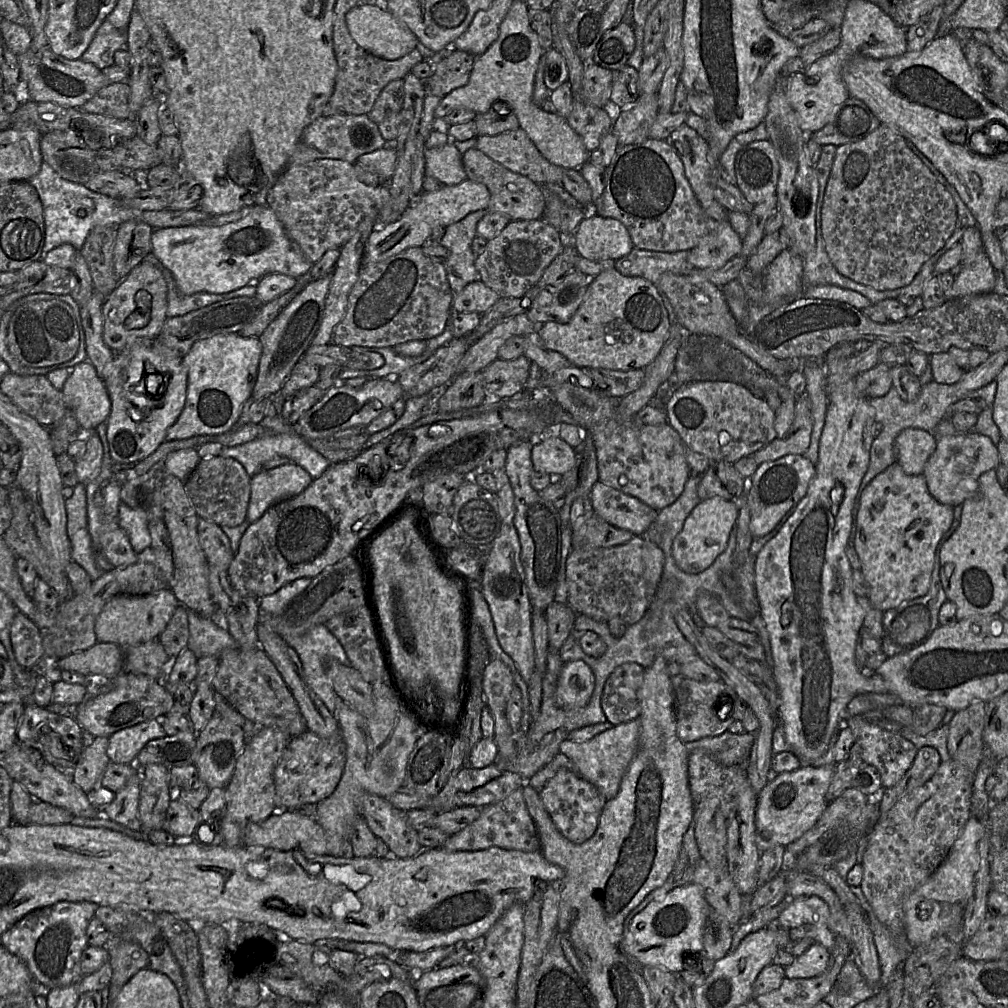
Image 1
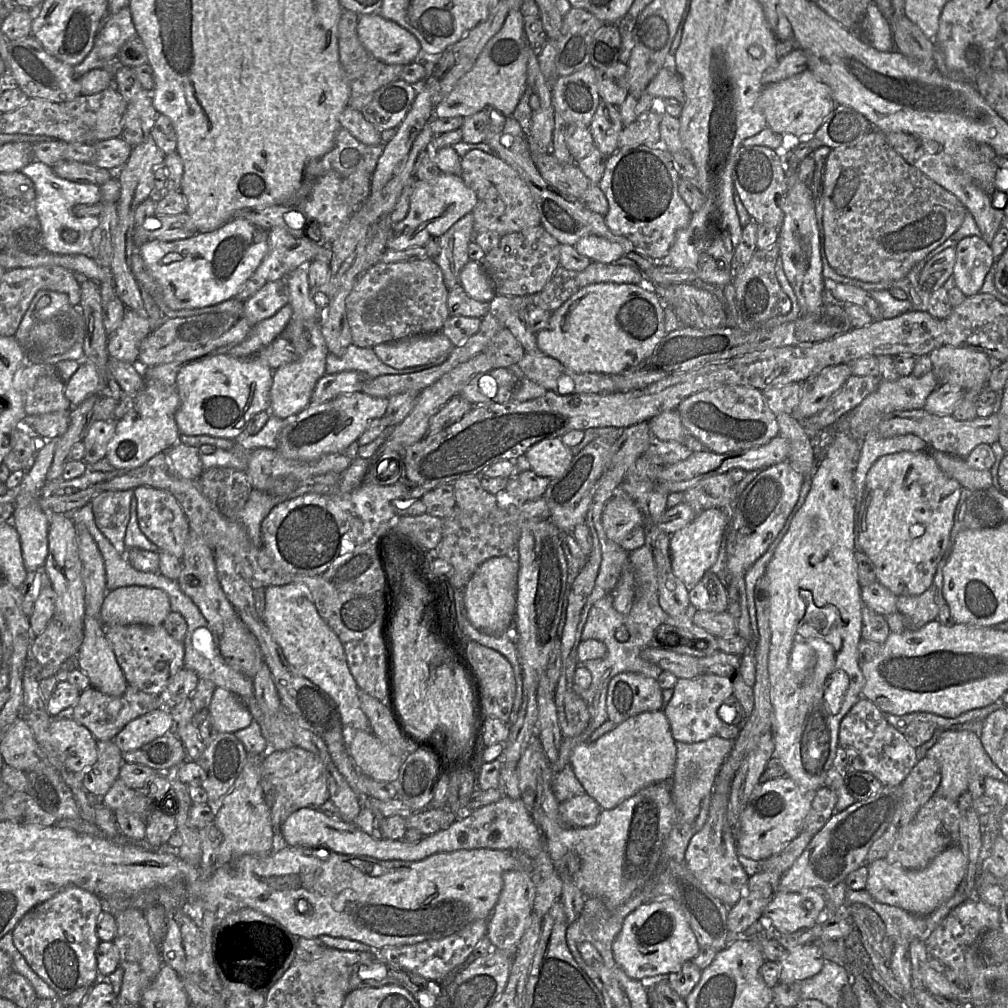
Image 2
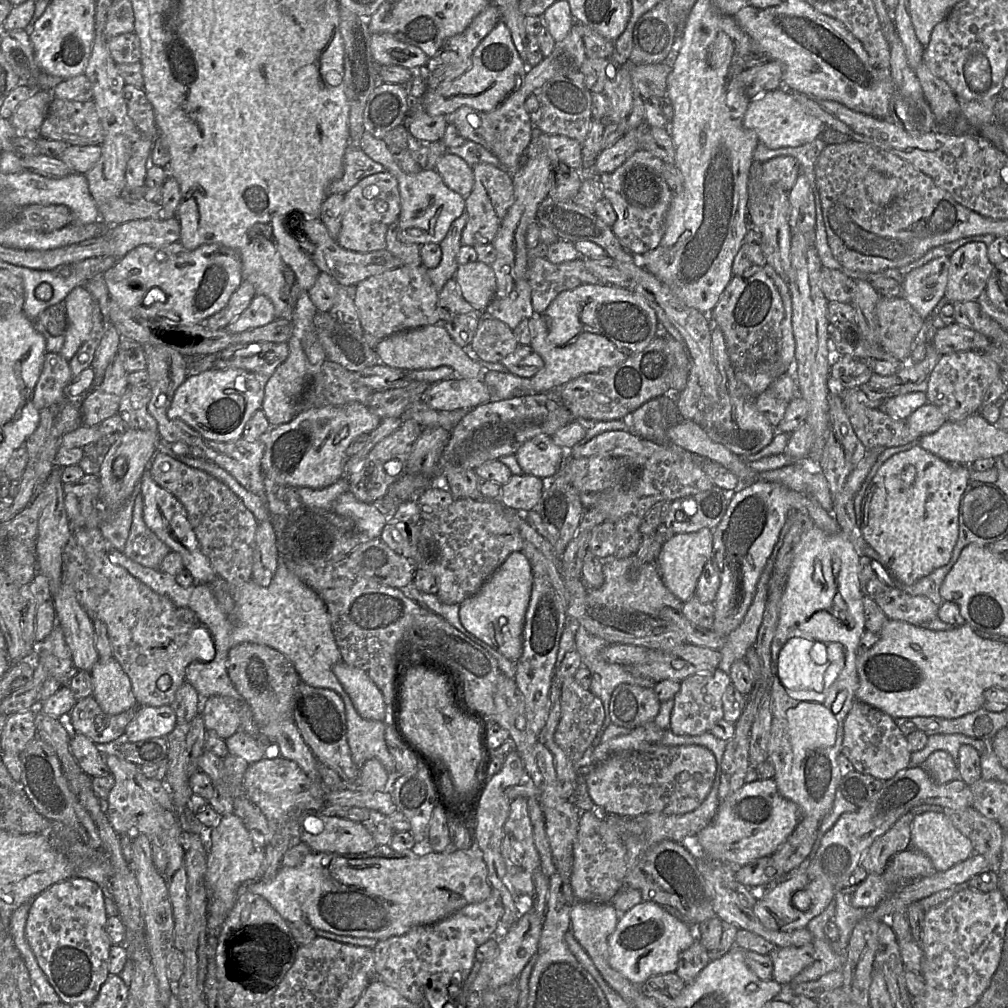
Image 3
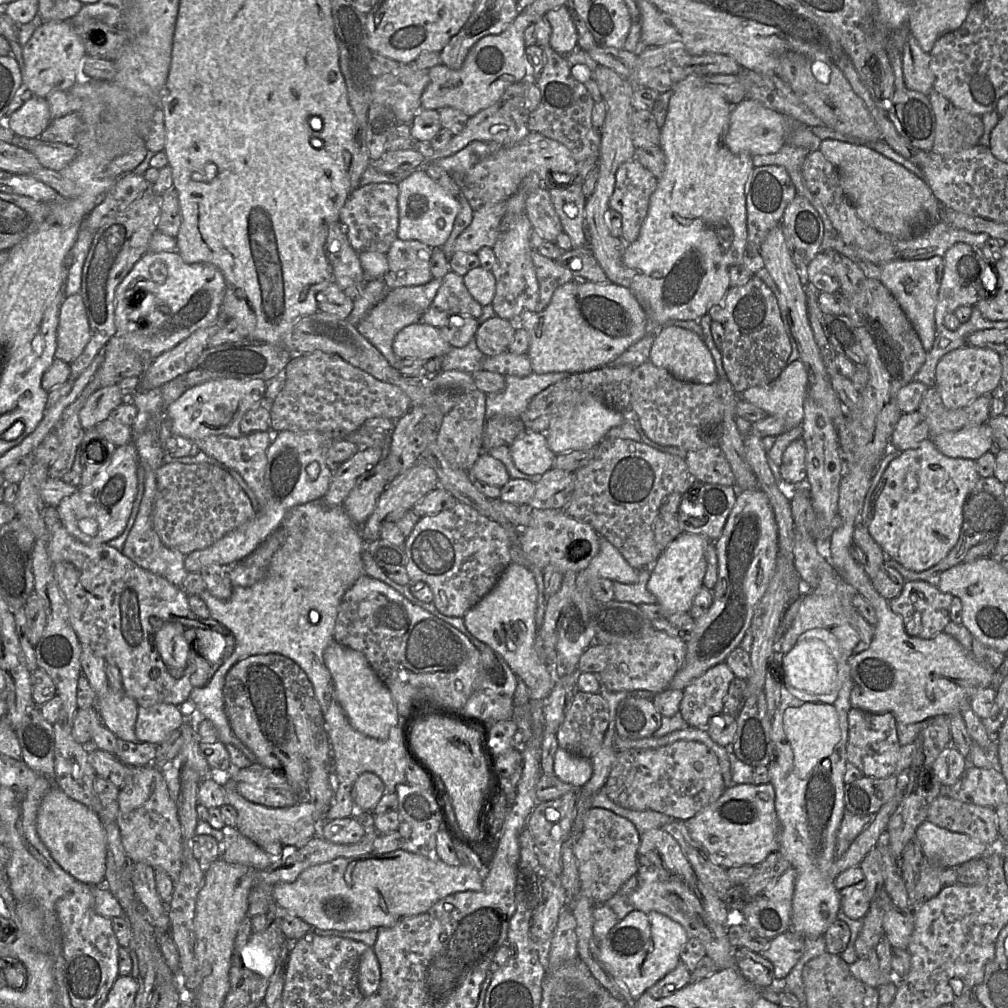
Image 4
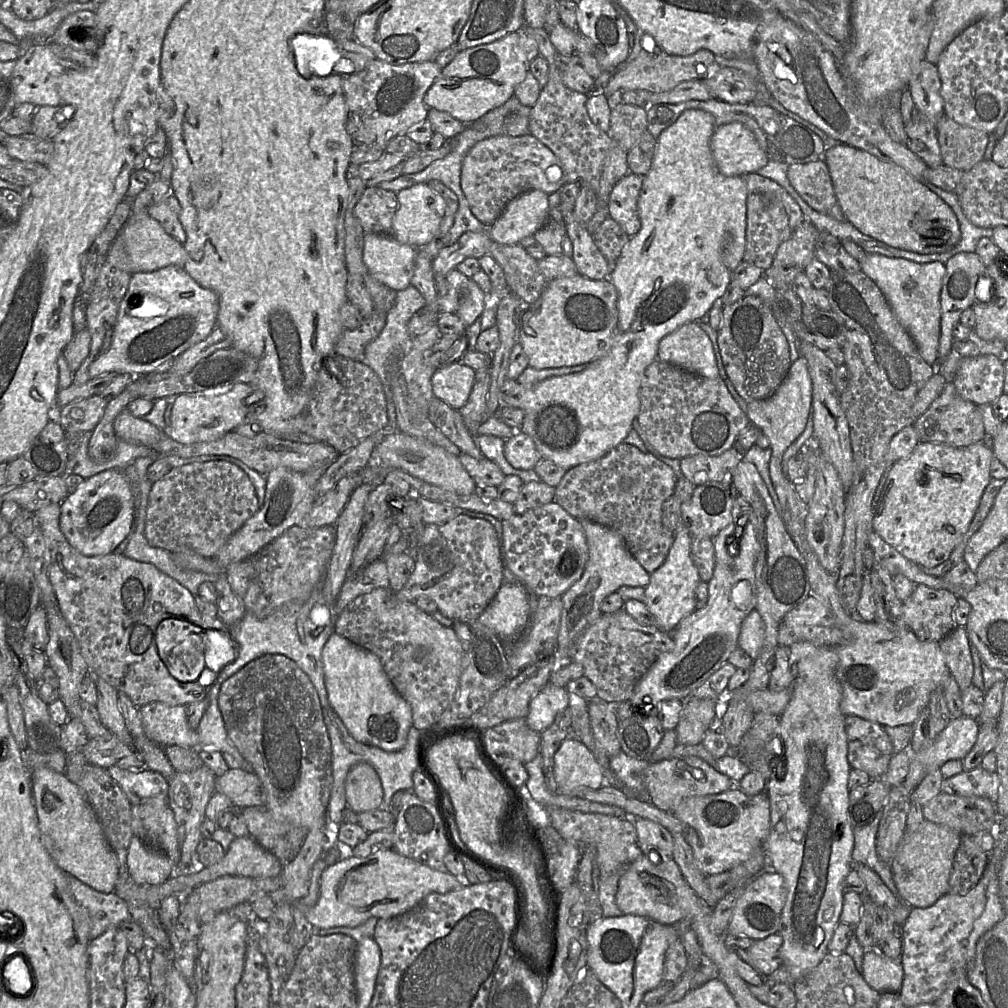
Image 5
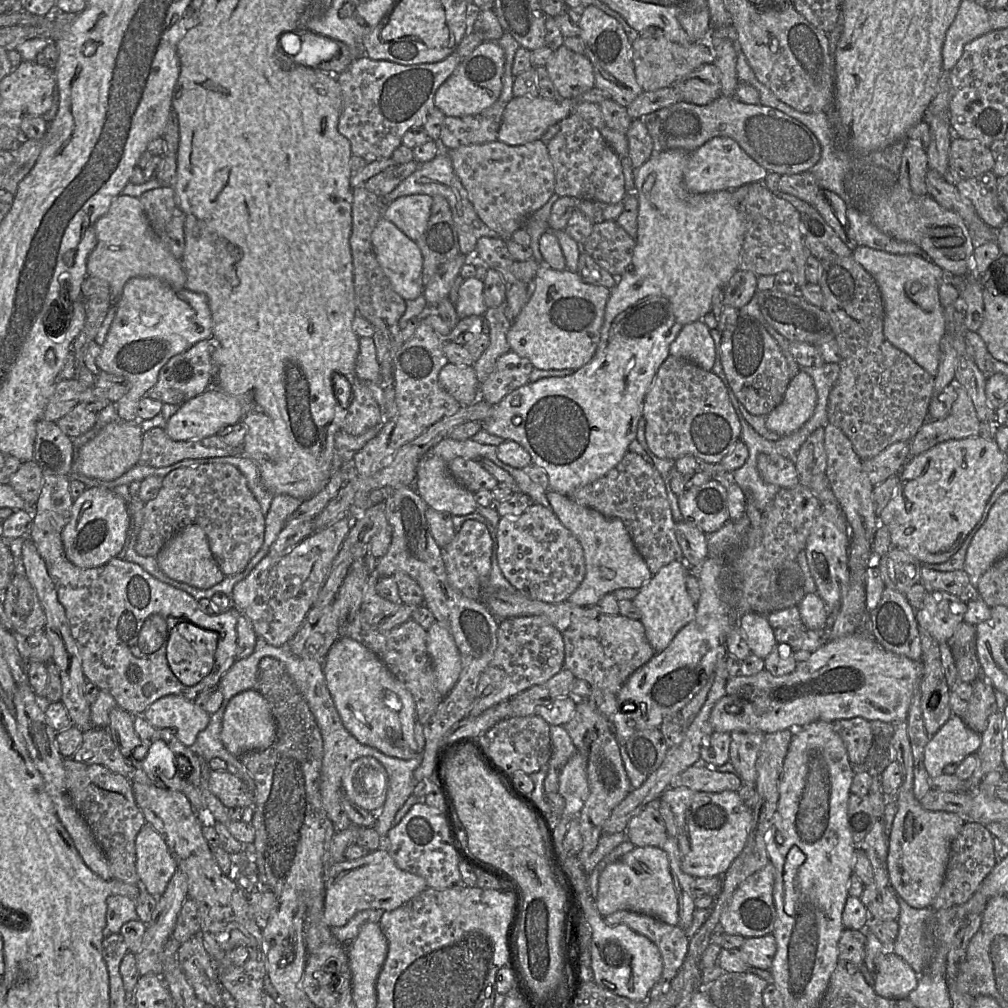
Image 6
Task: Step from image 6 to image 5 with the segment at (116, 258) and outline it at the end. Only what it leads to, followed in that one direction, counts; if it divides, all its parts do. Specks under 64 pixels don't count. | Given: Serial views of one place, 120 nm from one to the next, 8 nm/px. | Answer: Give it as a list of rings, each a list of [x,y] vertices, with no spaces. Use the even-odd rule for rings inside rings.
[[[131,212],[118,235],[123,240],[131,274],[151,272],[169,265],[183,267],[187,259],[183,244],[169,235],[148,213]]]

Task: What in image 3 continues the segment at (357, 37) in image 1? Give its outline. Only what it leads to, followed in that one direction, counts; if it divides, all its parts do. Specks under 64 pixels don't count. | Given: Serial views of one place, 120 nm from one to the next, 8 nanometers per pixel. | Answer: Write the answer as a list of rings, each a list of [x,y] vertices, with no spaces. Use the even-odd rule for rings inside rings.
[[[372,33],[370,51],[380,66],[398,65],[412,71],[427,66],[430,59],[419,47],[402,42],[389,33]]]

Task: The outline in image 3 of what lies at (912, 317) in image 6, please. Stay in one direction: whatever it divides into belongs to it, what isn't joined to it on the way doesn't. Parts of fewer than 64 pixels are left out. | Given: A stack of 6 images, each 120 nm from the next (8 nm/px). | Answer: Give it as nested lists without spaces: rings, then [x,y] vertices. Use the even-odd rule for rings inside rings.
[[[949,257],[935,258],[910,271],[901,284],[902,297],[923,320],[944,297],[949,267]]]

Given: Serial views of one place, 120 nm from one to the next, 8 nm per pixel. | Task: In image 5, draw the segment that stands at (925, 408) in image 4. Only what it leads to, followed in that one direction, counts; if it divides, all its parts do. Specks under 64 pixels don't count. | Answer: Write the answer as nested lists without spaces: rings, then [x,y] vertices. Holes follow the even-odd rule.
[[[952,382],[945,384],[942,393],[921,416],[916,418],[913,425],[920,442],[943,443],[955,447],[980,442],[985,434],[979,406],[962,399]]]

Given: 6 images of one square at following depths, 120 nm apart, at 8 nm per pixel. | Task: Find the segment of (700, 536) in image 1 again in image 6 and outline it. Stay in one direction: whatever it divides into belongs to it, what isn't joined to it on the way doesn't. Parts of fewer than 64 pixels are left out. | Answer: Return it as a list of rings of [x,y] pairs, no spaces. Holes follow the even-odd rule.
[[[684,560],[673,561],[654,574],[632,600],[640,611],[640,621],[644,625],[647,640],[656,653],[665,650],[676,634],[695,618],[696,604],[691,599],[686,585],[690,571]]]

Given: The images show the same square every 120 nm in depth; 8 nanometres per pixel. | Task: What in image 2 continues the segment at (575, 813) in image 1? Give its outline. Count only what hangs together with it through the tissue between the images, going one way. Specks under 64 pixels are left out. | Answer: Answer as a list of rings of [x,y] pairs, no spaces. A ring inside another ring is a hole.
[[[587,793],[559,803],[561,821],[571,828],[594,825],[601,810],[596,800]]]

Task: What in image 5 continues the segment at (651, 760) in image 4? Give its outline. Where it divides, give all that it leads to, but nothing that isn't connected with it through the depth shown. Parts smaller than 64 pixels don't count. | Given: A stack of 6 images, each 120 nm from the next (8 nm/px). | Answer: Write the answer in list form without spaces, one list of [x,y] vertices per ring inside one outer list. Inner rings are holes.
[[[697,756],[672,757],[650,762],[645,769],[645,789],[648,798],[656,807],[670,813],[689,797],[719,794],[732,786],[733,781],[728,776],[718,772]]]

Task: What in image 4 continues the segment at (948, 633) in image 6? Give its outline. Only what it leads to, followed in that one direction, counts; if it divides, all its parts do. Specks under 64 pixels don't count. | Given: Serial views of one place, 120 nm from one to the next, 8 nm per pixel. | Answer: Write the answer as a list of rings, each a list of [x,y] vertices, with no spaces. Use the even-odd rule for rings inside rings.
[[[915,580],[905,582],[900,595],[890,600],[889,606],[903,619],[905,629],[910,636],[928,639],[944,632],[944,628],[951,621],[950,606],[953,597],[952,594],[944,593],[926,581]]]

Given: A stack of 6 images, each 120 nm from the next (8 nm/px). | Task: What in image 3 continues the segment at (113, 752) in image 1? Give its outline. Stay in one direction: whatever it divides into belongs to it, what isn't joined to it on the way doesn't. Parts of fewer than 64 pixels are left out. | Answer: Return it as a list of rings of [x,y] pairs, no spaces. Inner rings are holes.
[[[170,705],[139,706],[121,740],[139,742],[150,738],[168,737],[176,724],[177,716]]]

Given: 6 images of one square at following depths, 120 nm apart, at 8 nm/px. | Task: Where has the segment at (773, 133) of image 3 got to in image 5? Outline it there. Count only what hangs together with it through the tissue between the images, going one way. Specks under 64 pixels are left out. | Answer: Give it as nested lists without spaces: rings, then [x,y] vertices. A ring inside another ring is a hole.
[[[740,122],[716,128],[710,147],[716,166],[724,176],[757,173],[769,162],[754,134]]]

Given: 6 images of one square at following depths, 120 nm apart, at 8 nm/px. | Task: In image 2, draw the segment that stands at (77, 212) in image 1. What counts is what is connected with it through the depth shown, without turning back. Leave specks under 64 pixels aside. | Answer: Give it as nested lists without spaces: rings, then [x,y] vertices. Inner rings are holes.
[[[33,160],[19,172],[29,178],[35,188],[35,205],[41,226],[43,248],[53,254],[81,254],[92,258],[94,250],[91,244],[91,234],[98,226],[99,218],[97,216],[76,217],[72,213],[72,208],[79,204],[99,203],[101,201],[99,186],[59,178],[51,167],[37,160]],[[65,230],[77,232],[77,239],[74,242],[64,241],[62,232]]]

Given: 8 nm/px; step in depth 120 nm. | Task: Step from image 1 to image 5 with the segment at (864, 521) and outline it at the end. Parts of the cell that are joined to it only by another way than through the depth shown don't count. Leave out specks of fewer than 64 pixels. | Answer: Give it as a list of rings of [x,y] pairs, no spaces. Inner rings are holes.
[[[982,441],[963,447],[919,442],[906,458],[891,465],[880,494],[873,501],[873,532],[908,560],[920,567],[935,567],[946,561],[961,541],[991,481],[992,449]]]

